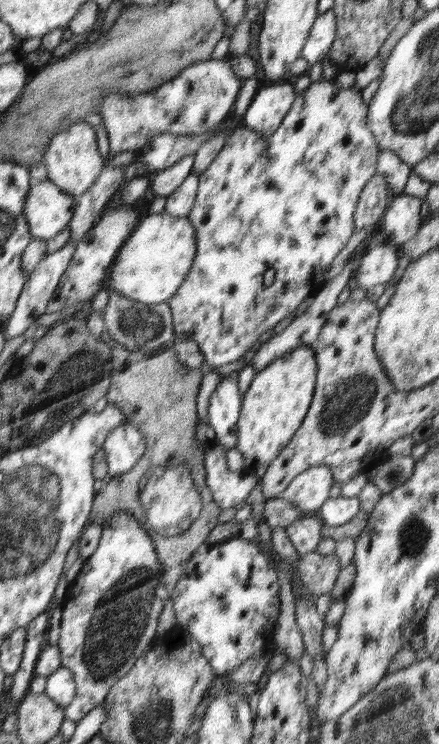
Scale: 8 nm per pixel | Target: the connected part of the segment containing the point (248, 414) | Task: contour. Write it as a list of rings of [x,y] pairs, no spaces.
[[[309,345],[299,346],[280,359],[274,360],[266,368],[259,370],[252,379],[251,386],[244,394],[240,416],[237,423],[238,438],[236,449],[242,452],[245,471],[253,473],[261,466],[270,466],[274,458],[281,454],[288,441],[300,428],[313,400],[317,375],[317,362],[314,351]]]

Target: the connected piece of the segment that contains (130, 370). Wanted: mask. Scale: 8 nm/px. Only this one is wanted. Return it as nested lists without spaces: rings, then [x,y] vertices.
[[[169,345],[166,352],[156,351],[150,357],[122,368],[120,372],[113,372],[112,384],[106,394],[108,404],[118,406],[126,416],[126,422],[138,428],[146,441],[146,449],[130,471],[114,477],[95,494],[89,521],[91,525],[107,524],[114,513],[124,511],[124,508],[132,506],[132,502],[139,500],[147,516],[145,525],[149,528],[157,559],[164,571],[187,562],[190,555],[208,539],[210,532],[214,531],[220,512],[219,506],[213,501],[213,492],[206,484],[205,450],[196,438],[197,398],[202,377],[201,369],[182,364],[177,359],[173,346]]]

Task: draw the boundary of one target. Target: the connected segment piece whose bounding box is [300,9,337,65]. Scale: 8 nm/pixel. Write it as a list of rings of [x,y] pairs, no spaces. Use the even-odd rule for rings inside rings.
[[[330,9],[324,14],[319,14],[313,22],[308,39],[300,54],[300,57],[307,60],[308,64],[321,62],[327,57],[336,37],[337,22],[335,12]]]

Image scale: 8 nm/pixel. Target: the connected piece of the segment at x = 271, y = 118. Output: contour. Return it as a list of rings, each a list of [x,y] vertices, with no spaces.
[[[290,82],[257,89],[241,123],[267,139],[280,126],[296,95]]]

